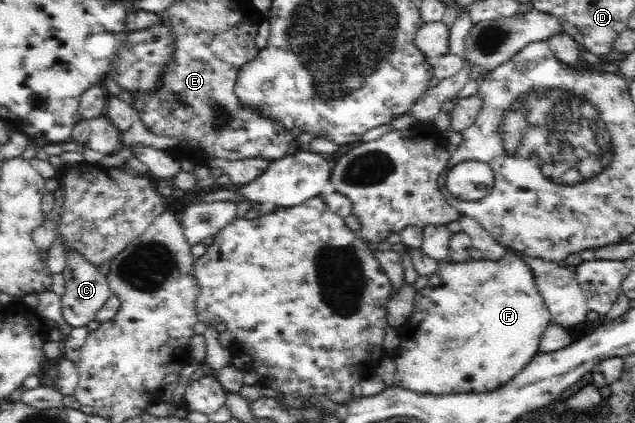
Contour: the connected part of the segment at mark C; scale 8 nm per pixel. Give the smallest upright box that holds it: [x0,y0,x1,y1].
[61,251,112,328]

